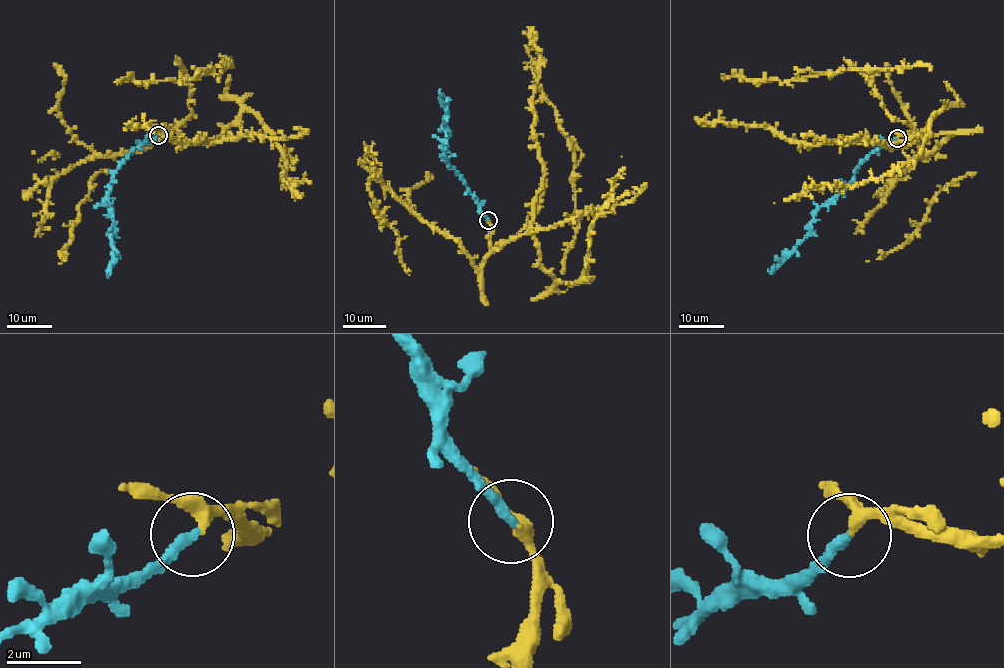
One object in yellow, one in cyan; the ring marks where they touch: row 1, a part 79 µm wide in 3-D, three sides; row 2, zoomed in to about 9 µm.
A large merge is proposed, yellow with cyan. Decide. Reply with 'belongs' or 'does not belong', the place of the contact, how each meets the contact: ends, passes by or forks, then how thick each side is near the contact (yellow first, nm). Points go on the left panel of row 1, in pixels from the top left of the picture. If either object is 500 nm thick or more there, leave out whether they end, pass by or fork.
belongs | (158, 135) | yellow passes by | cyan ends | 240/300 nm

